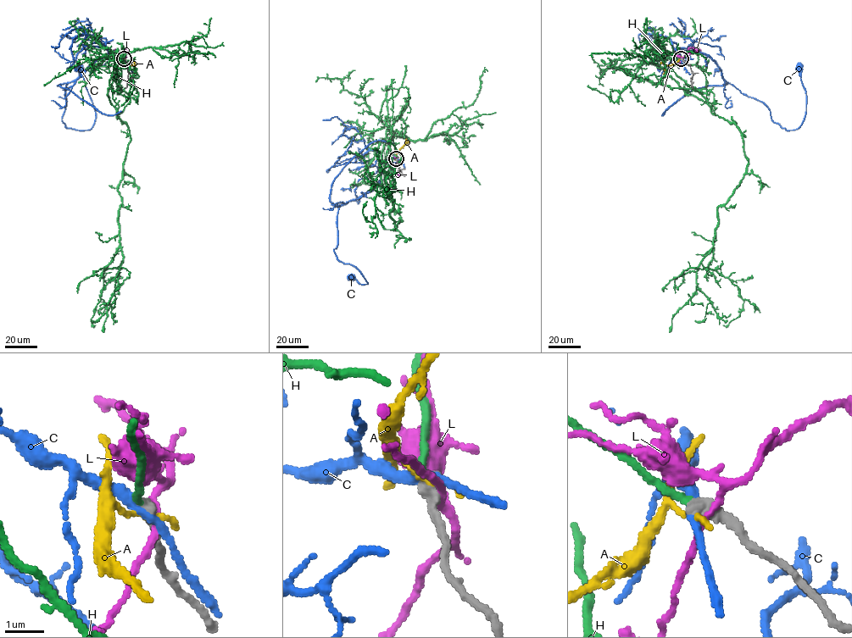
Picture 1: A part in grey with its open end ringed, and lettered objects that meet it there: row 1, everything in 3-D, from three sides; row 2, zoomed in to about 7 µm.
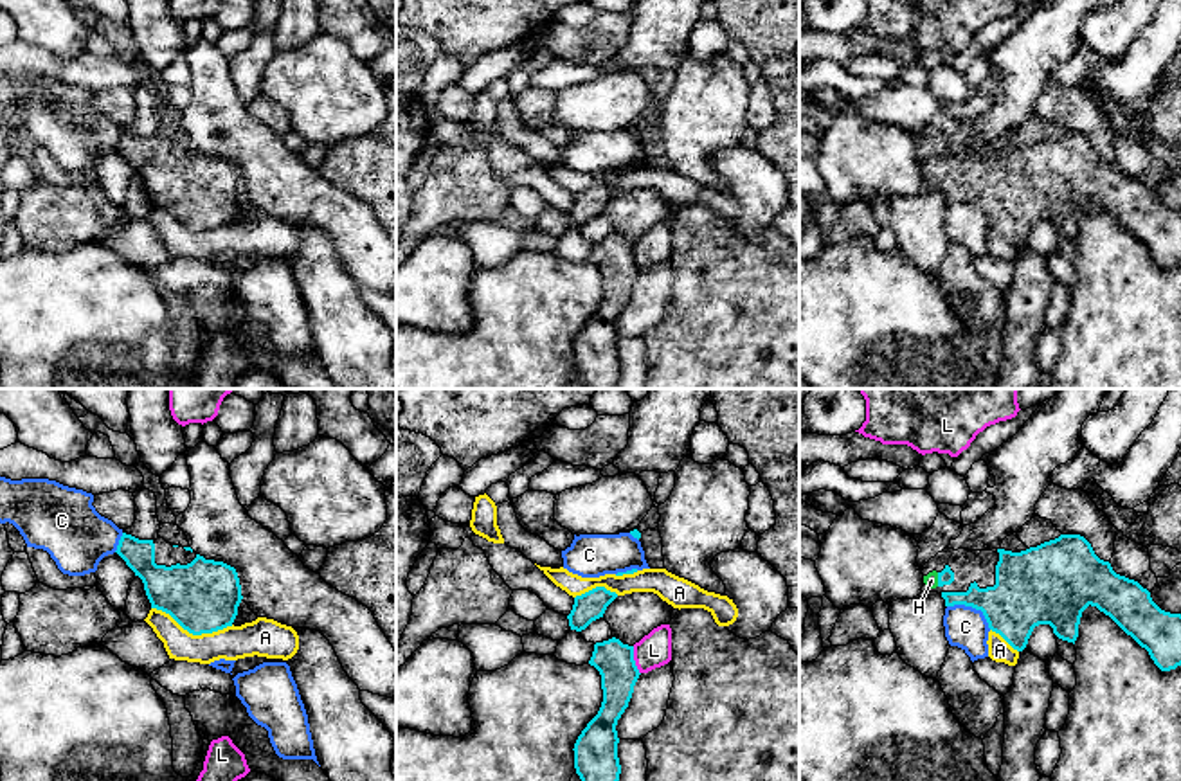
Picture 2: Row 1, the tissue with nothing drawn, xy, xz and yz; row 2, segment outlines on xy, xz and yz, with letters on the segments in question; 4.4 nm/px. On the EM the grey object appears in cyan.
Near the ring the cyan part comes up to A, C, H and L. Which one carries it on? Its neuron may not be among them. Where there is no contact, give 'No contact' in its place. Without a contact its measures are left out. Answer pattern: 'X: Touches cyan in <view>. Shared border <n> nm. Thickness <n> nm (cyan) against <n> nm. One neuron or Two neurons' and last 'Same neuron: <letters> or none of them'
A: Touches cyan in xy. Shared border 380 nm. Thickness 320 nm (cyan) against 150 nm. Two neurons
C: Touches cyan in yz. Shared border 220 nm. Thickness 300 nm (cyan) against 190 nm. Two neurons
H: Touches cyan in yz. Shared border 60 nm. Thickness 70 nm (cyan) against 60 nm. One neuron
L: Touches cyan in xz. Shared border 130 nm. Thickness 170 nm (cyan) against 160 nm. Two neurons
Same neuron: H

